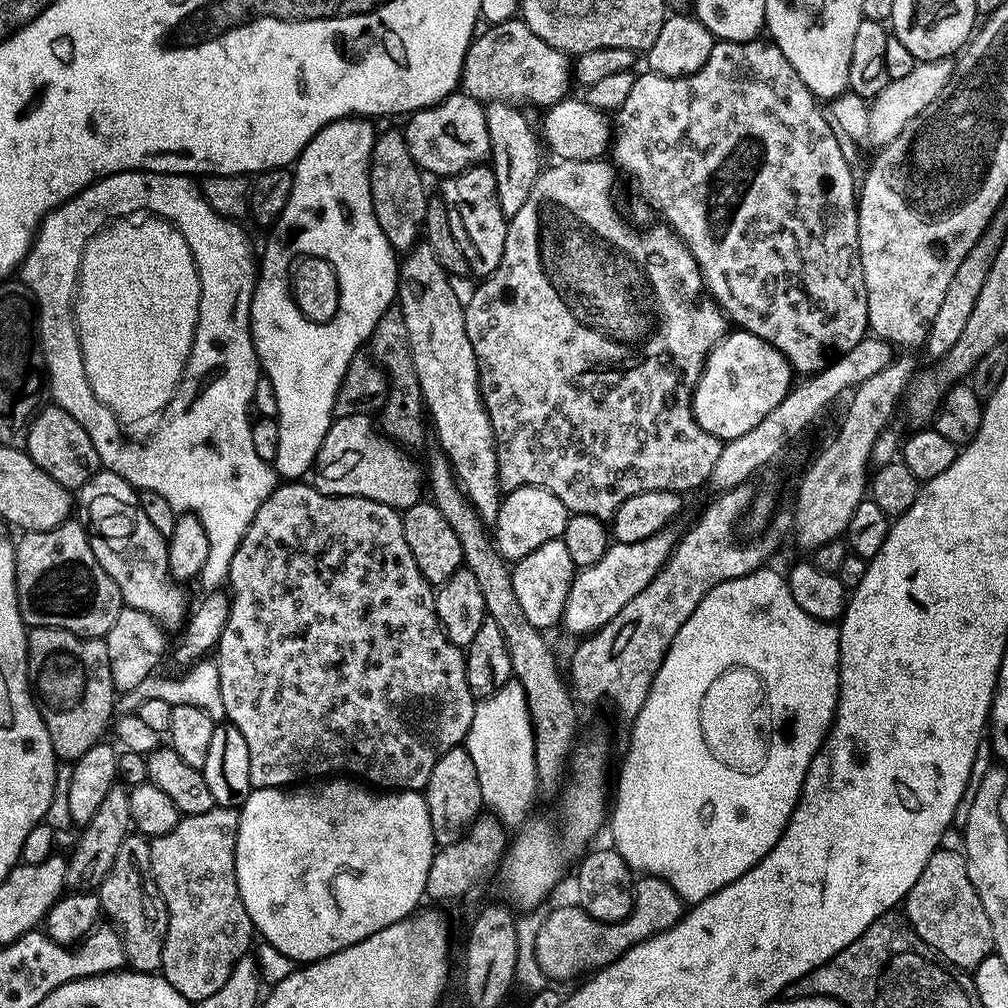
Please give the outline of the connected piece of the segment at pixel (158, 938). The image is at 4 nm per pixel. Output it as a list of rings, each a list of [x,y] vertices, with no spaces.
[[[128,835],[118,850],[118,858],[114,858],[114,866],[110,866],[106,878],[99,884],[98,895],[101,909],[117,920],[118,931],[124,937],[127,963],[135,971],[155,973],[162,962],[168,933],[168,907],[152,873],[151,849],[149,837]]]

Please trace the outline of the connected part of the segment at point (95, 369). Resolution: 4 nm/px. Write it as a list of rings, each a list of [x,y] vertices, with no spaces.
[[[132,216],[132,220],[116,224],[112,232],[104,232],[104,236],[100,236],[100,240],[96,240],[92,248],[88,248],[88,256],[84,256],[84,296],[75,298],[74,319],[76,325],[84,324],[84,356],[88,356],[88,376],[92,376],[92,384],[96,384],[96,392],[100,392],[105,409],[121,425],[132,426],[128,424],[136,424],[139,420],[151,421],[163,412],[170,398],[174,398],[174,390],[178,390],[178,382],[192,357],[192,343],[196,337],[199,317],[200,275],[196,269],[196,260],[188,260],[188,248],[184,248],[184,240],[180,240],[180,236],[176,236],[176,232],[168,228],[168,224],[160,224],[160,220],[144,220],[144,216]]]

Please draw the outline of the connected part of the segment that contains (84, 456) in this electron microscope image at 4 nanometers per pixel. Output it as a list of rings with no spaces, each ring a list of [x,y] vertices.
[[[55,406],[42,408],[33,415],[26,429],[27,454],[37,466],[46,470],[46,474],[50,474],[50,478],[54,478],[54,482],[69,490],[79,490],[88,483],[91,476],[101,471],[98,450],[94,450],[90,434],[86,434],[82,425],[66,410]]]

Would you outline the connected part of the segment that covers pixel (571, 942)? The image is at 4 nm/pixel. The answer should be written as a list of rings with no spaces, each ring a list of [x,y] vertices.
[[[647,874],[641,875],[634,884],[634,914],[618,924],[604,924],[585,912],[583,907],[575,907],[554,909],[536,932],[536,960],[552,982],[572,980],[575,976],[583,977],[605,968],[635,944],[674,926],[686,911],[685,901],[667,880]]]

